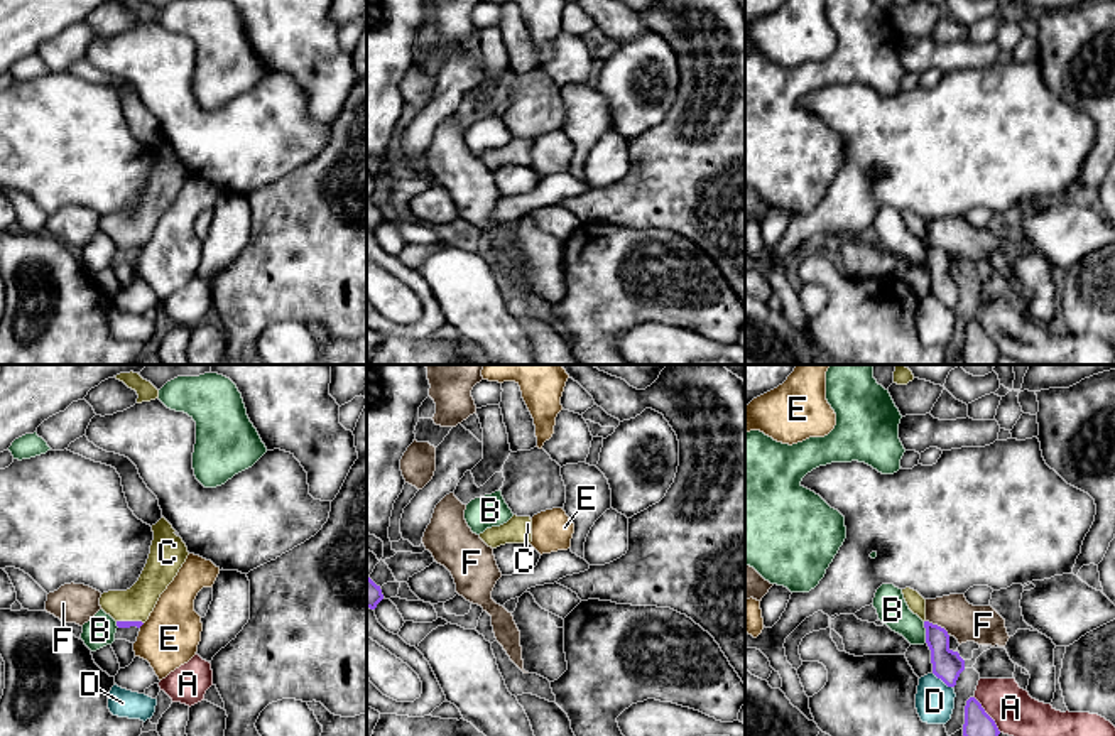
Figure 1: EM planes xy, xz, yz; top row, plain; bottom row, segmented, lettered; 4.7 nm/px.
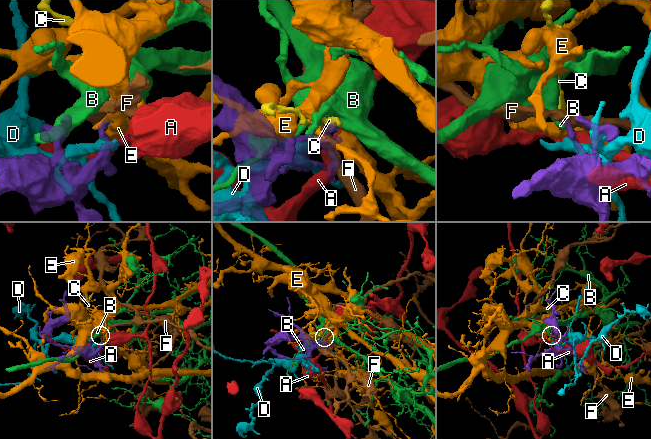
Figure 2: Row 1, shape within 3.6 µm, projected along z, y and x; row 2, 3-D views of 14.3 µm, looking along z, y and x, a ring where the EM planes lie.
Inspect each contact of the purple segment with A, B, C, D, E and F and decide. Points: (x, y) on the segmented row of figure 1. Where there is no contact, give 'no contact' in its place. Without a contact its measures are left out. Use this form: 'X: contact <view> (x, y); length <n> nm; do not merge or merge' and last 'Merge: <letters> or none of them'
A: contact yz (987, 714); length 220 nm; do not merge
B: contact yz (926, 632); length 110 nm; do not merge
C: contact xy (130, 622); length 130 nm; merge
D: contact yz (943, 681); length 120 nm; do not merge
E: contact xy (141, 625); length 40 nm; do not merge
F: contact yz (936, 625); length 130 nm; do not merge
Merge: C

